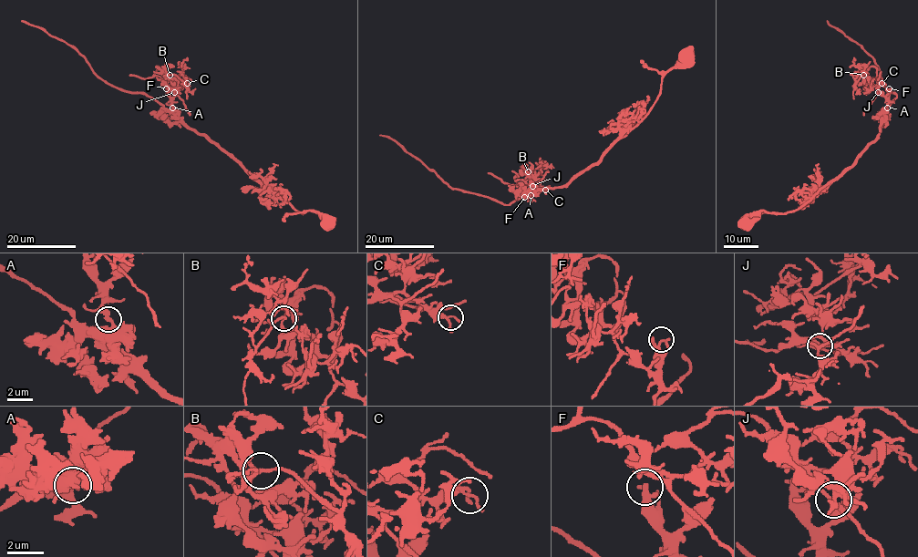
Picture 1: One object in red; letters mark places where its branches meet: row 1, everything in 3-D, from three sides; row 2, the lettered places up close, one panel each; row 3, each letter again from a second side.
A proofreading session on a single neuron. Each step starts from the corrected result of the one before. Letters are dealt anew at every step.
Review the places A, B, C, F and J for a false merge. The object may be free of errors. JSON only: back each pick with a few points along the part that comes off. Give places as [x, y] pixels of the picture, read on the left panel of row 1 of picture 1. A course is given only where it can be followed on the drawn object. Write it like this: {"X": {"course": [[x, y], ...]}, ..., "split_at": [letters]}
{"A": {"course": [[172, 108], [174, 92], [171, 87], [179, 80], [168, 77], [174, 75], [185, 80], [182, 64], [187, 59]]}, "split_at": ["A"]}

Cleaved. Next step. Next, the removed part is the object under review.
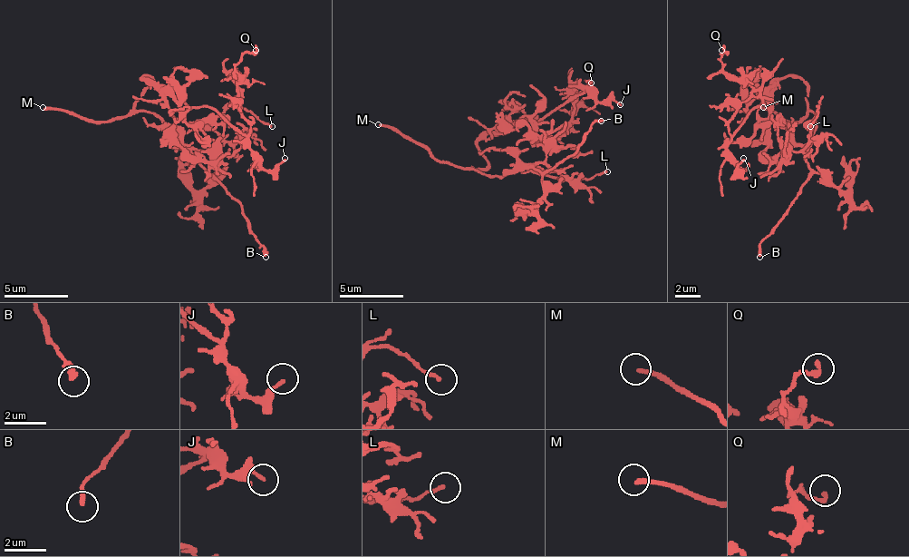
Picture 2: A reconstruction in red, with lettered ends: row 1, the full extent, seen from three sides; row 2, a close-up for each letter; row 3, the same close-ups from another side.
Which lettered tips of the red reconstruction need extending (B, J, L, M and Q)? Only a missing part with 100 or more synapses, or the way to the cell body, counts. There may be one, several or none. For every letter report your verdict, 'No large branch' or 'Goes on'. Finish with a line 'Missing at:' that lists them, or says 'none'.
B: No large branch
J: No large branch
L: No large branch
M: Goes on
Q: No large branch
Missing at: M

